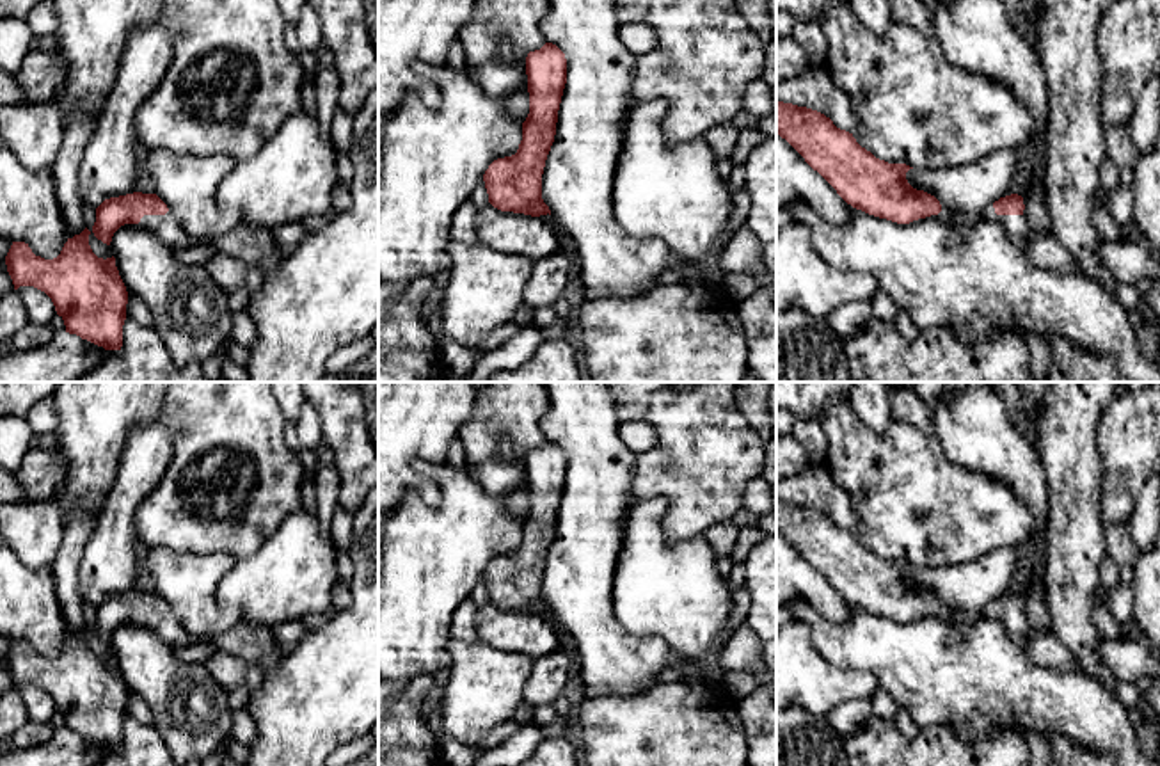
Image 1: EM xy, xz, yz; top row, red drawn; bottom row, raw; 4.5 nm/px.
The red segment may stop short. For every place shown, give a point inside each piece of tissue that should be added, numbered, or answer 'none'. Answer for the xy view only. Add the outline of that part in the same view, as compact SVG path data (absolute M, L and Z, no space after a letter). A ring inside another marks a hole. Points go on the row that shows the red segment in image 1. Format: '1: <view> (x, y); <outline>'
1: xy (256, 247); M171 210L165 215L144 215L139 224L158 235L165 245L176 251L208 243L217 254L236 256L249 267L259 267L265 275L277 272L286 259L274 243L270 231L250 229L243 224L213 238L188 236Z

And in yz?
1: yz (1018, 228); M989 204L986 208L986 219L998 222L1014 243L1021 245L1032 235L1032 226L1025 217L1025 210L1021 215L997 215L993 204Z

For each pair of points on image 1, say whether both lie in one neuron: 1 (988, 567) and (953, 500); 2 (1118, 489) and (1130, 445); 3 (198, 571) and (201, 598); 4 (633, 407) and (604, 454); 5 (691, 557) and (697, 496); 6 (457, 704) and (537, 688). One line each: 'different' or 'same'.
1: different
2: same
3: same
4: different
5: different
6: different

